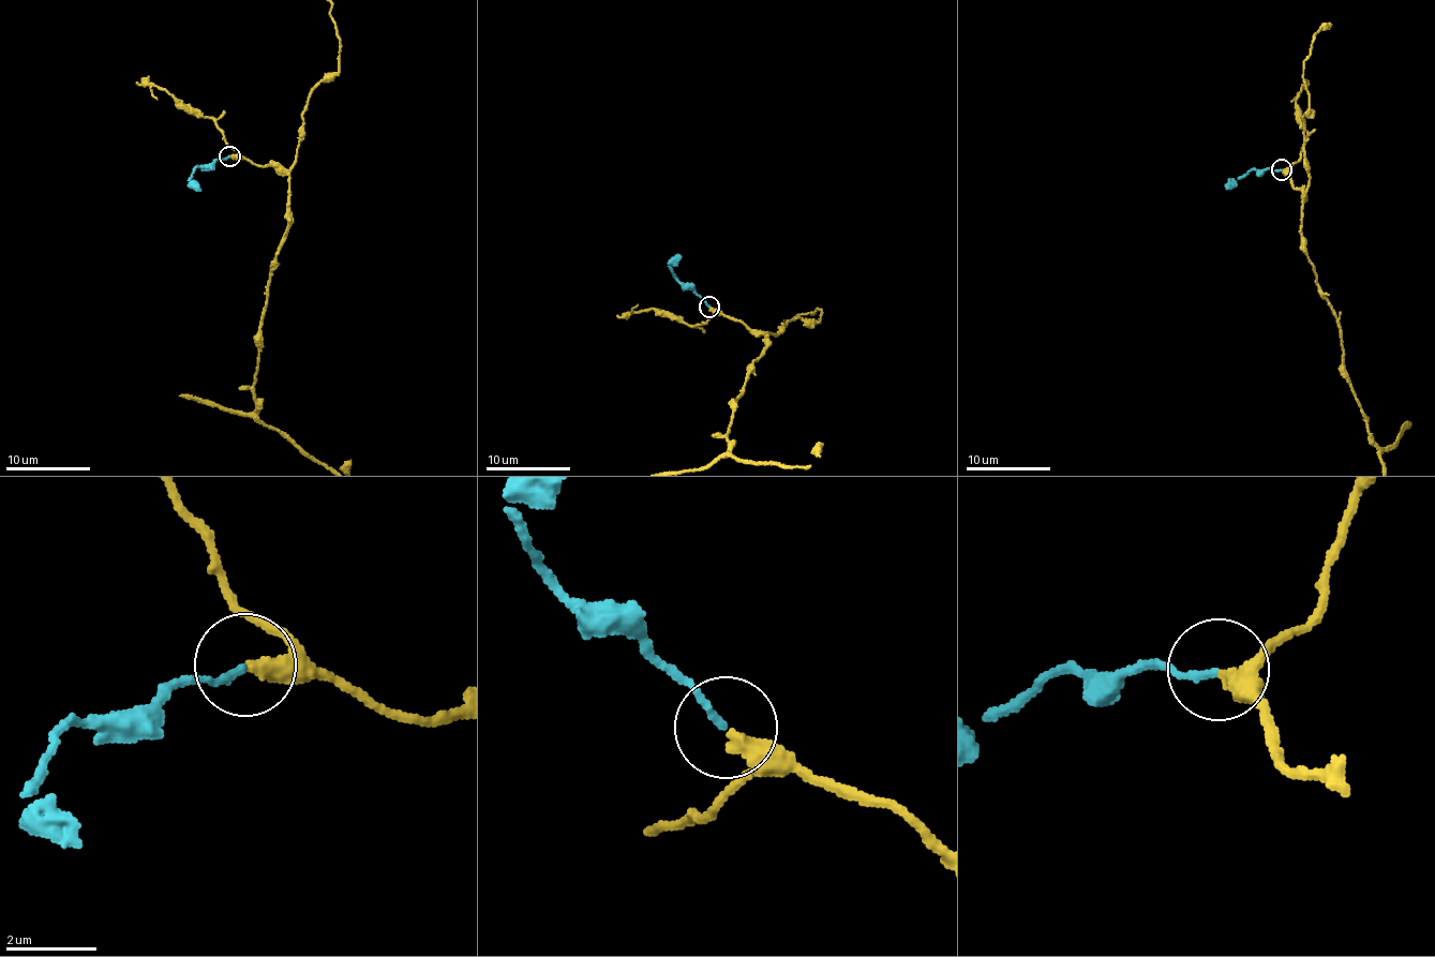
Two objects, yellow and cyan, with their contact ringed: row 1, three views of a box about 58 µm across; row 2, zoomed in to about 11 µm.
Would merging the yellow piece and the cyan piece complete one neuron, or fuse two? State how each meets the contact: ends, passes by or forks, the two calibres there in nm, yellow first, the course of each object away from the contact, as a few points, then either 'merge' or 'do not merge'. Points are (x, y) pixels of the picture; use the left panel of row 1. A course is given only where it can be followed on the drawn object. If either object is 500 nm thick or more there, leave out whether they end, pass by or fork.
yellow ends there; cyan ends there; 400 nm thick on the yellow side, 150 nm on the other; yellow runs (228, 158), (288, 175), (288, 222), (266, 298), (254, 383), (258, 417); cyan runs (228, 155), (211, 165), (196, 166), (190, 182), (200, 190); merge

